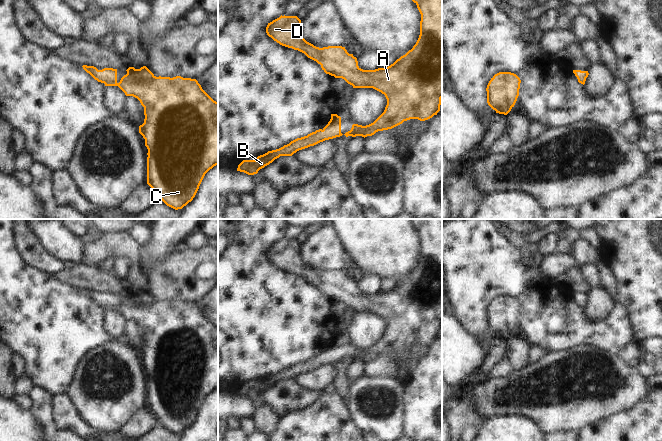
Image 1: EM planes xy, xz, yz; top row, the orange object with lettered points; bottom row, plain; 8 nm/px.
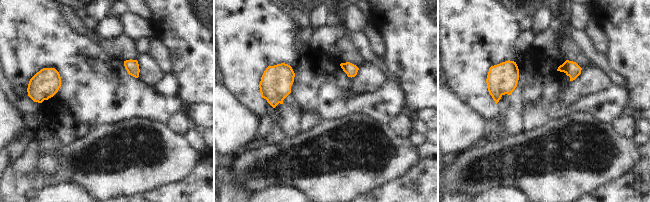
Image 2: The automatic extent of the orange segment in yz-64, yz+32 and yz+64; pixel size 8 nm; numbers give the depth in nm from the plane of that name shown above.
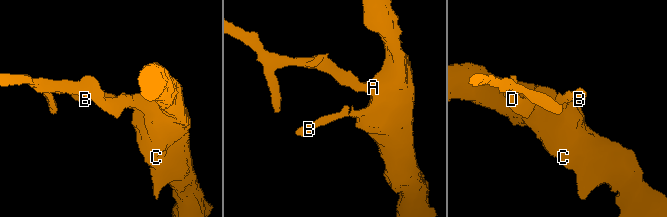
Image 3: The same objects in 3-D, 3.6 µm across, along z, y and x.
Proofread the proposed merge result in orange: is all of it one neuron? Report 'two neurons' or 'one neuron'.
one neuron

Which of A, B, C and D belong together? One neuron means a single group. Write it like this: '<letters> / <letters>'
A B C D

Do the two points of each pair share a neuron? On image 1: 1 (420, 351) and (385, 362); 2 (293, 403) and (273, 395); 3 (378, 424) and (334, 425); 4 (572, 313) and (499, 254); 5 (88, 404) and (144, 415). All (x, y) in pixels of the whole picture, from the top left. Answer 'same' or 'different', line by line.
1: same
2: same
3: different
4: same
5: different

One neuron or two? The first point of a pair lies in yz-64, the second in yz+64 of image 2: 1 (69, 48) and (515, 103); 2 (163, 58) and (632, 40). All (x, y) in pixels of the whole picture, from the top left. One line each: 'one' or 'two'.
1: two
2: two

